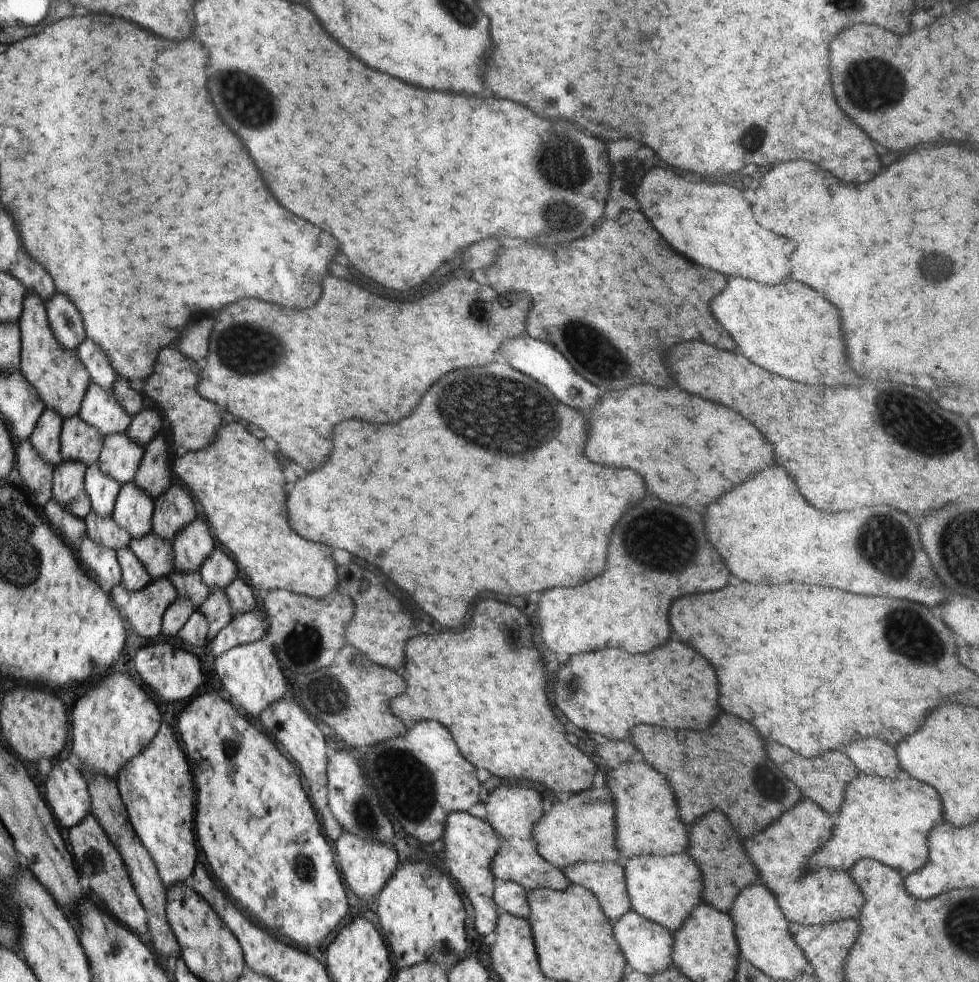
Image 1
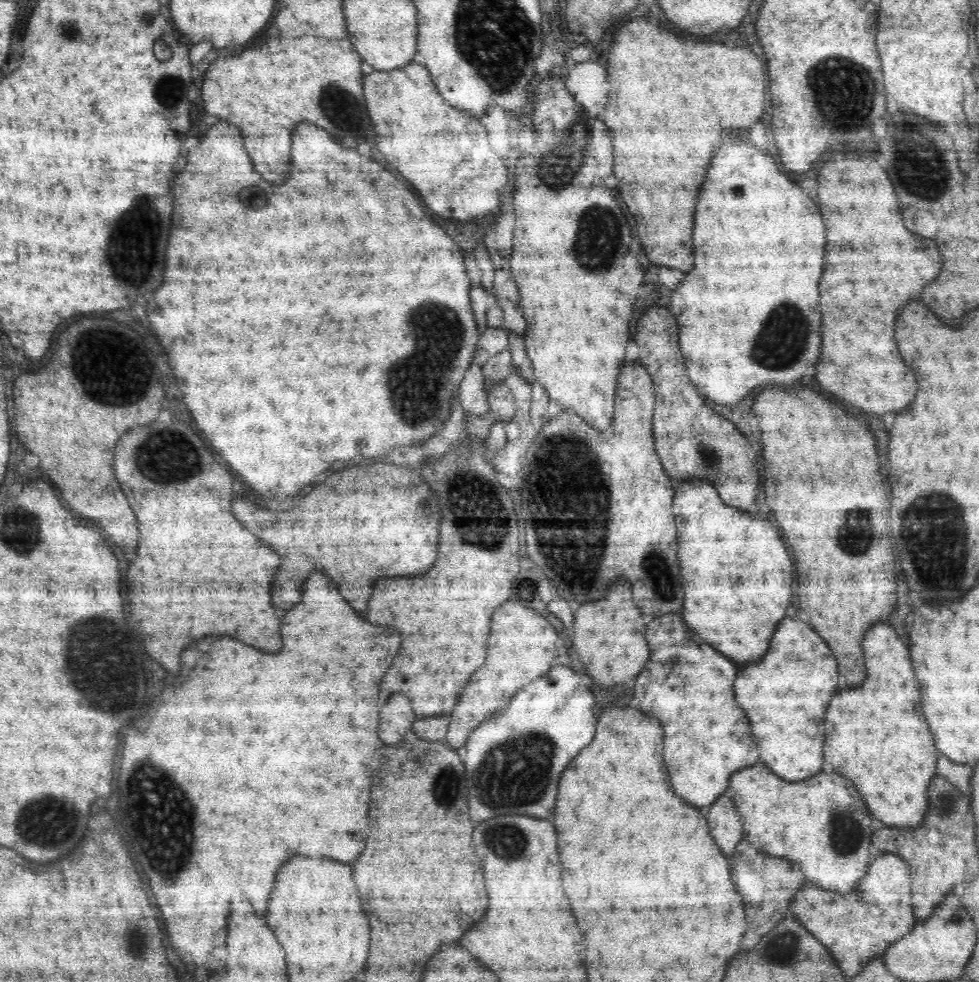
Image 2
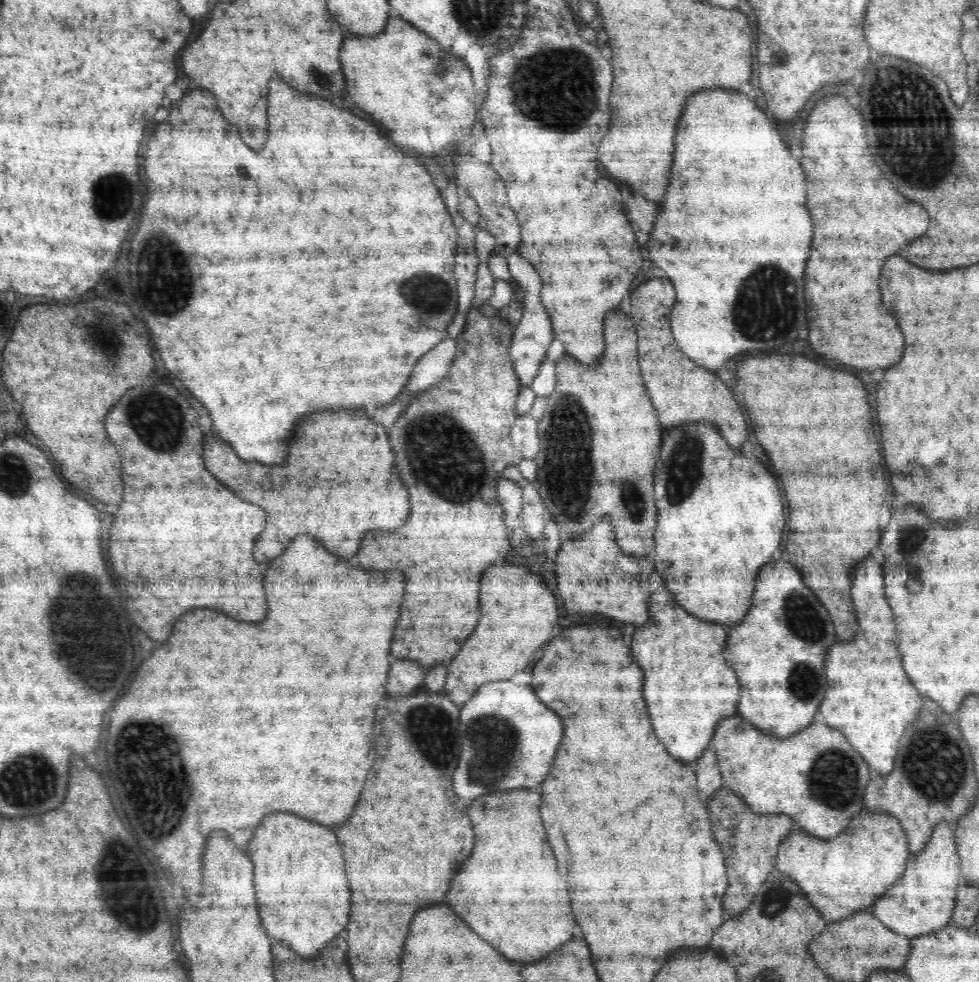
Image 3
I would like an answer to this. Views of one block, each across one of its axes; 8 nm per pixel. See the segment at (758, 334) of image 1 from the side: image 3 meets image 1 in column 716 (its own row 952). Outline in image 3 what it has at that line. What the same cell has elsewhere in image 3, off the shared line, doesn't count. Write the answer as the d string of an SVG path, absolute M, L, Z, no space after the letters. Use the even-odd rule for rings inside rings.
M276 812L262 820L256 836L250 842L250 858L254 862L254 882L256 898L260 906L260 916L266 932L290 946L296 954L304 958L314 958L334 940L340 932L348 928L350 918L350 886L344 872L344 860L336 836L330 828L304 820L296 814Z

